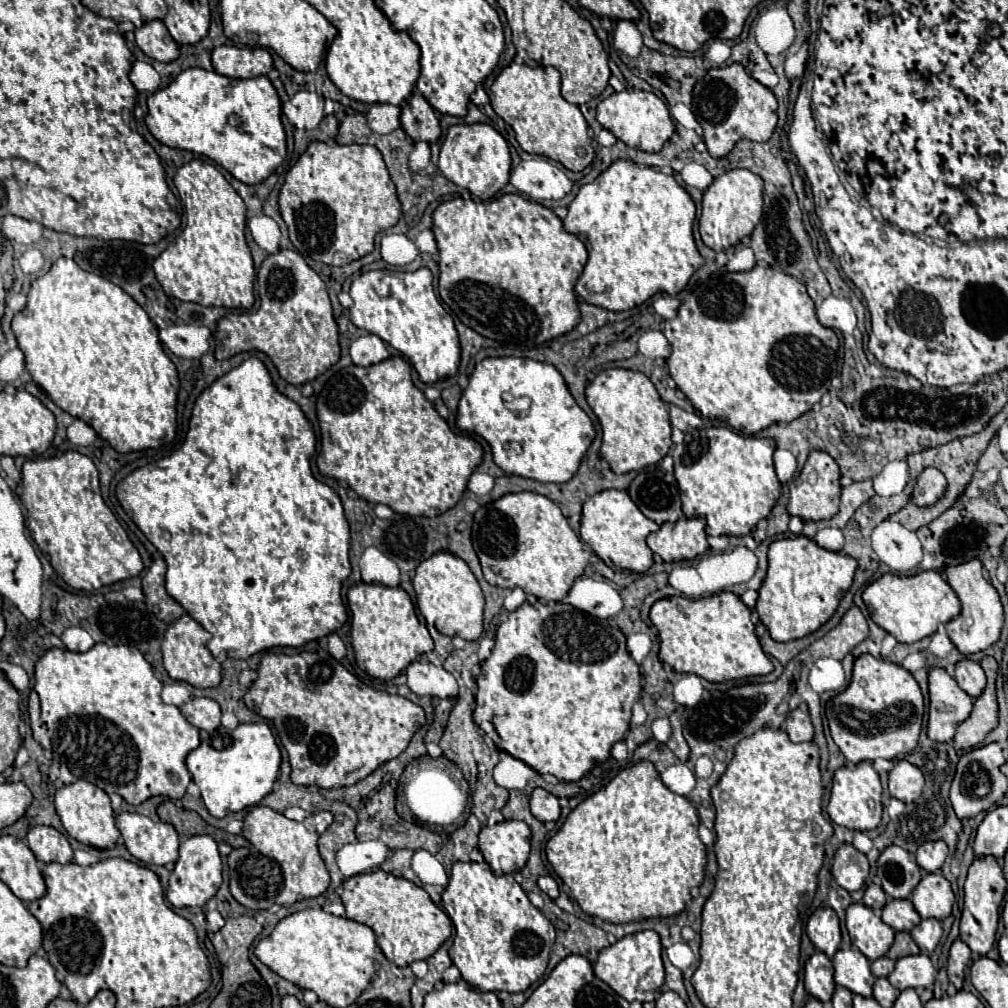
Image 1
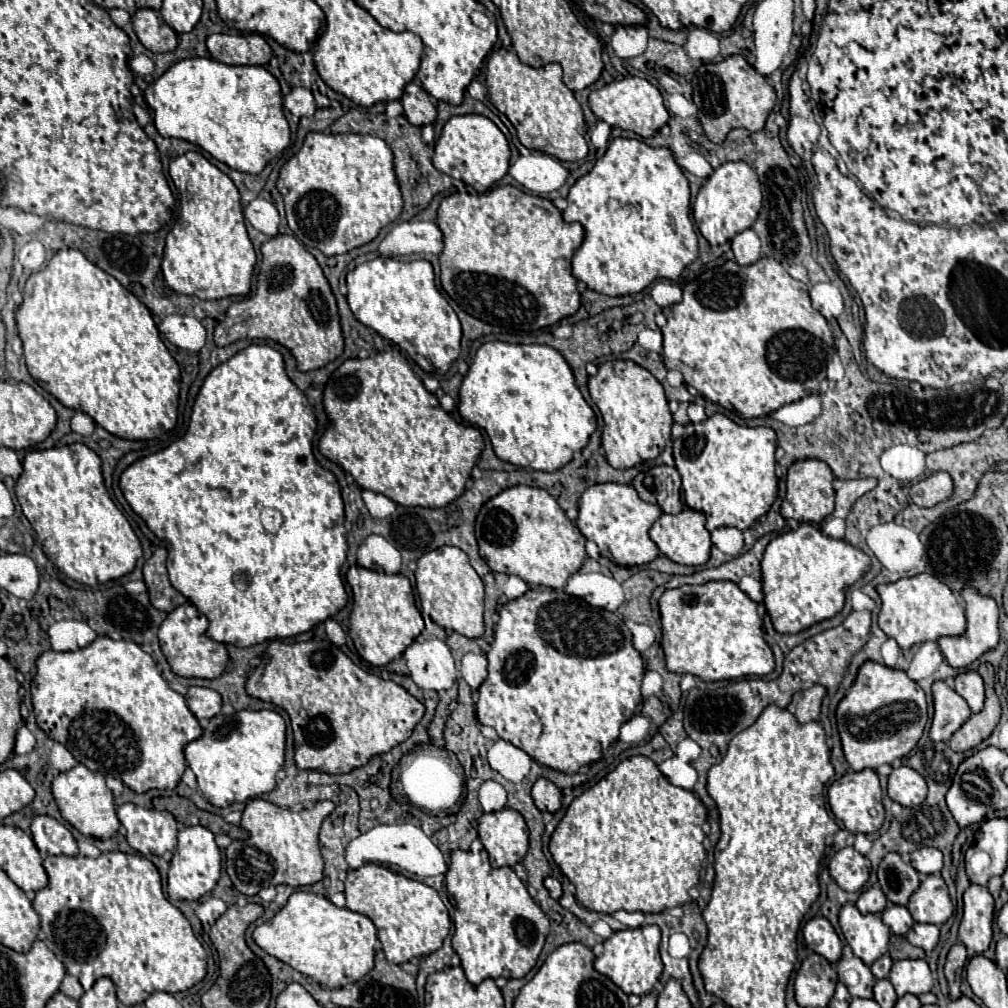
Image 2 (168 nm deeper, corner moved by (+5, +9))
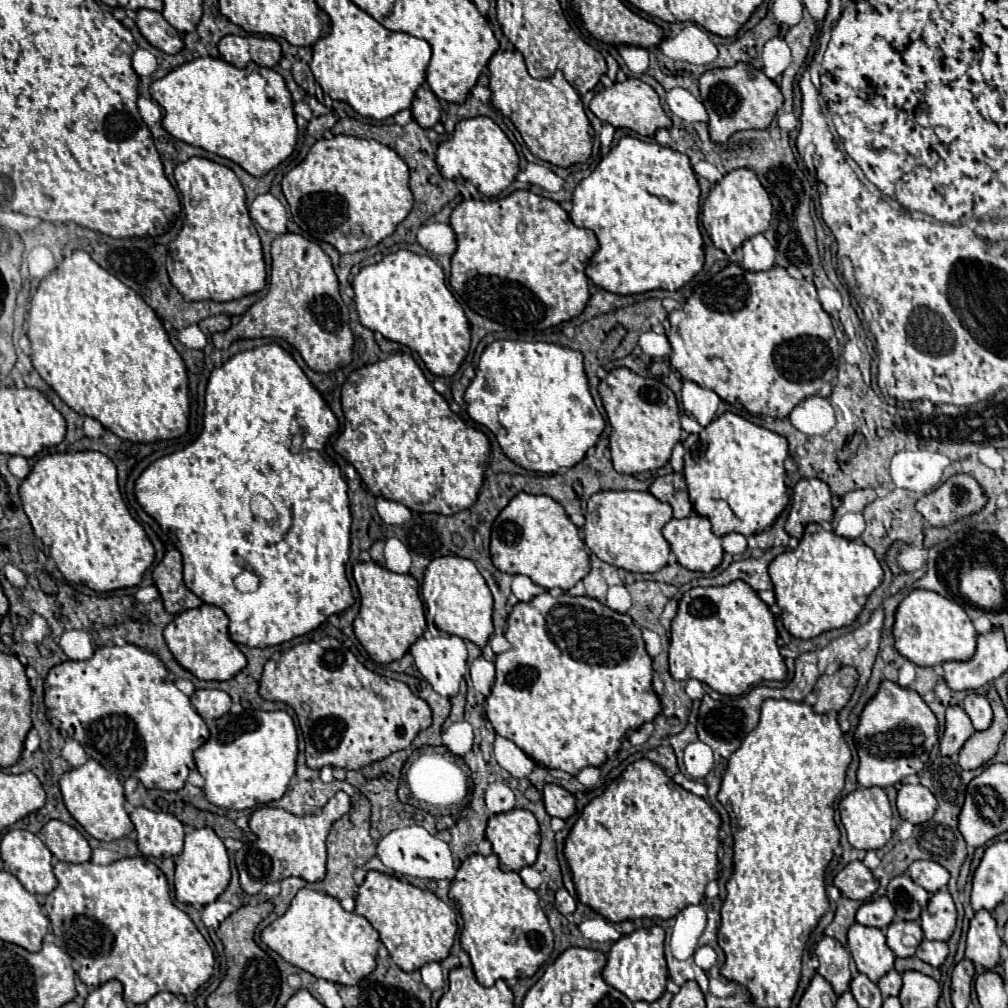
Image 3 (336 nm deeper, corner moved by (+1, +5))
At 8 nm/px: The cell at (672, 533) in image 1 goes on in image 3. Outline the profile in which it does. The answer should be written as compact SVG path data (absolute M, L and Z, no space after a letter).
M692 513L686 519L670 519L664 529L662 529L664 539L670 545L670 551L674 553L674 557L678 559L678 563L690 571L702 571L702 573L710 573L712 569L716 569L722 561L722 539L716 537L710 531L710 521L698 513Z

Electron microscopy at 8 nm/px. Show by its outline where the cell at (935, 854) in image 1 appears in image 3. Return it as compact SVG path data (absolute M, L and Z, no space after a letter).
M914 861L908 867L908 875L920 885L924 887L928 893L938 891L940 887L944 887L950 879L950 873L946 873L946 869L942 869L942 865L938 865L936 861Z

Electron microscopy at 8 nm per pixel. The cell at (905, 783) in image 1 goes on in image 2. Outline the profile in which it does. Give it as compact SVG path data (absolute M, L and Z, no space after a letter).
M902 765L888 777L888 795L904 807L916 807L926 799L926 781L914 769Z

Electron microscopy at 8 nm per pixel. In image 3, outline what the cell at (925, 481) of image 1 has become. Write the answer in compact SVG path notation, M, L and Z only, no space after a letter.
M954 475L934 491L916 501L916 509L928 525L944 527L956 519L976 513L984 507L986 497L982 487L970 475Z

